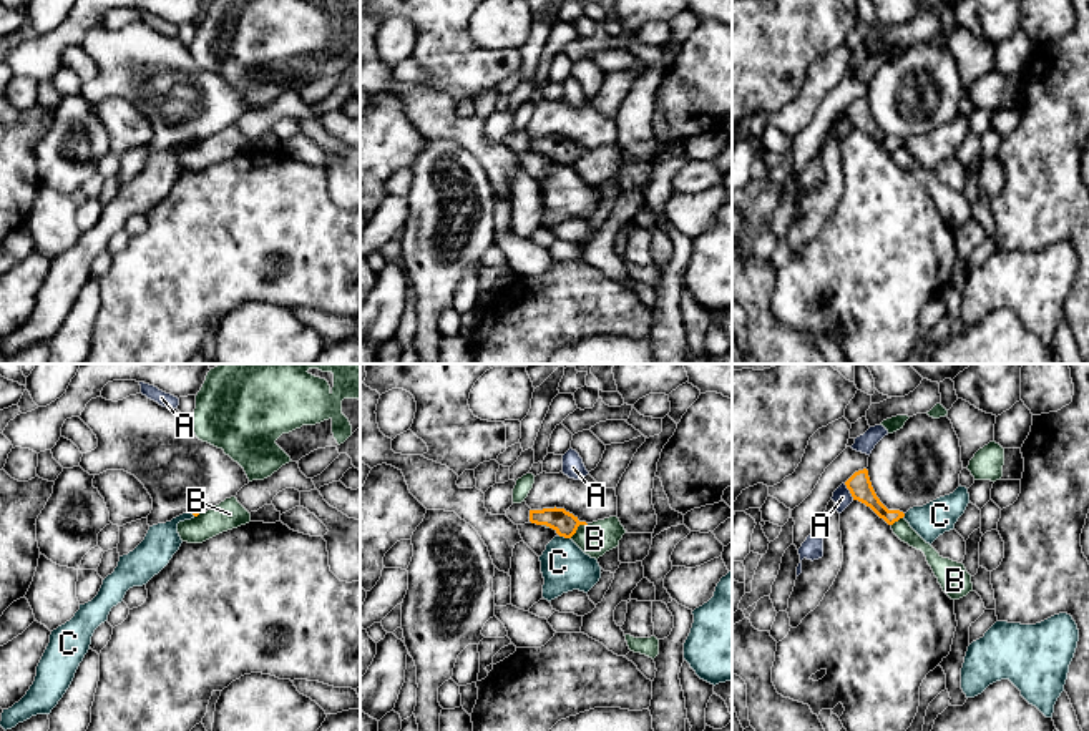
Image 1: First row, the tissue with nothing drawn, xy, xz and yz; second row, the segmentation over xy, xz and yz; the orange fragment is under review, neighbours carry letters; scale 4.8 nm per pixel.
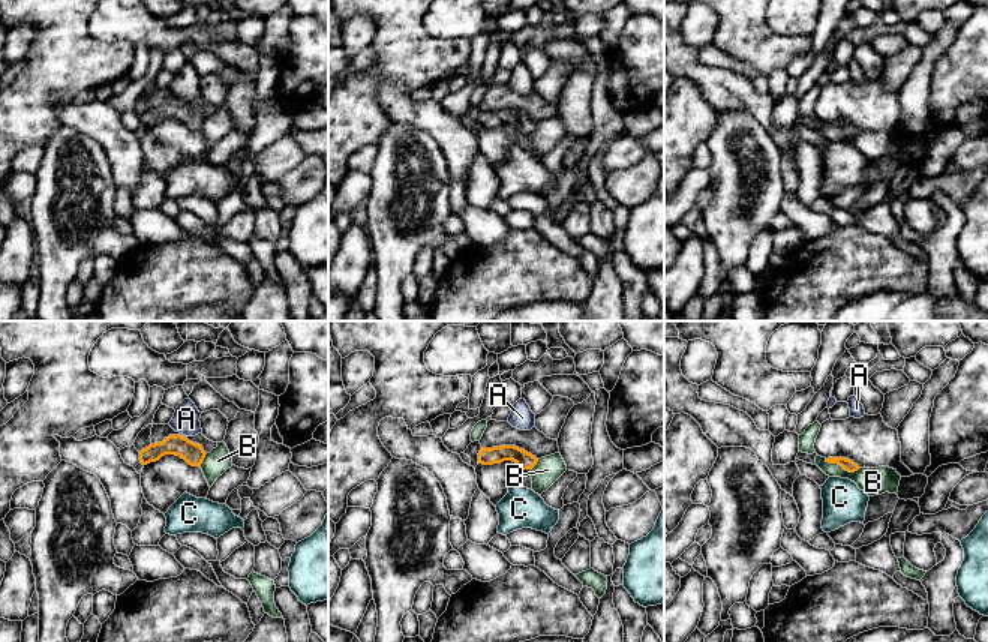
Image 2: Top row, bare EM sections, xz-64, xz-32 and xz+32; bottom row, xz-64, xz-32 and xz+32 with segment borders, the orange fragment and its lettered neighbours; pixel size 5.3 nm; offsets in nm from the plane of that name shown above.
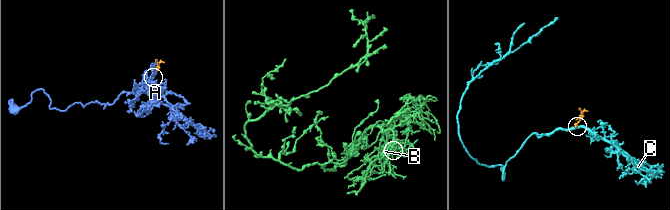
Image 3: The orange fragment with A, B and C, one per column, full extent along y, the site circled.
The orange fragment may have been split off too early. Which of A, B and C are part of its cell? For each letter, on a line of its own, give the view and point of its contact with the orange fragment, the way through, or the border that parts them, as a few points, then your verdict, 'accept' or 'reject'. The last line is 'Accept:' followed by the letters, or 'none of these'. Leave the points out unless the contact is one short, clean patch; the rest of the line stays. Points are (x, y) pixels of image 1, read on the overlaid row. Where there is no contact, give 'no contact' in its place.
A: meets orange in yz at (850, 492); border along yz (844, 484), (854, 499); reject
B: meets orange in xz at (578, 525); border along xz (588, 524), (581, 524), (570, 537); reject
C: meets orange in xz at (565, 537); border along xz (560, 535), (570, 539); reject
Accept: none of these

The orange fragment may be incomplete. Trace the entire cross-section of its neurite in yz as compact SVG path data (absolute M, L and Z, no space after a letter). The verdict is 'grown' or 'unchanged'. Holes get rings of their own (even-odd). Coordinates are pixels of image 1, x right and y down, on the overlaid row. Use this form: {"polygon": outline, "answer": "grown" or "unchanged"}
{"polygon": "M858 470L855 472L847 482L845 482L847 488L850 490L853 500L858 500L862 503L865 503L867 507L870 507L880 518L883 518L888 525L893 525L895 522L898 522L900 518L905 517L903 512L900 510L888 510L880 498L877 497L870 477L868 477L868 470Z", "answer": "unchanged"}

